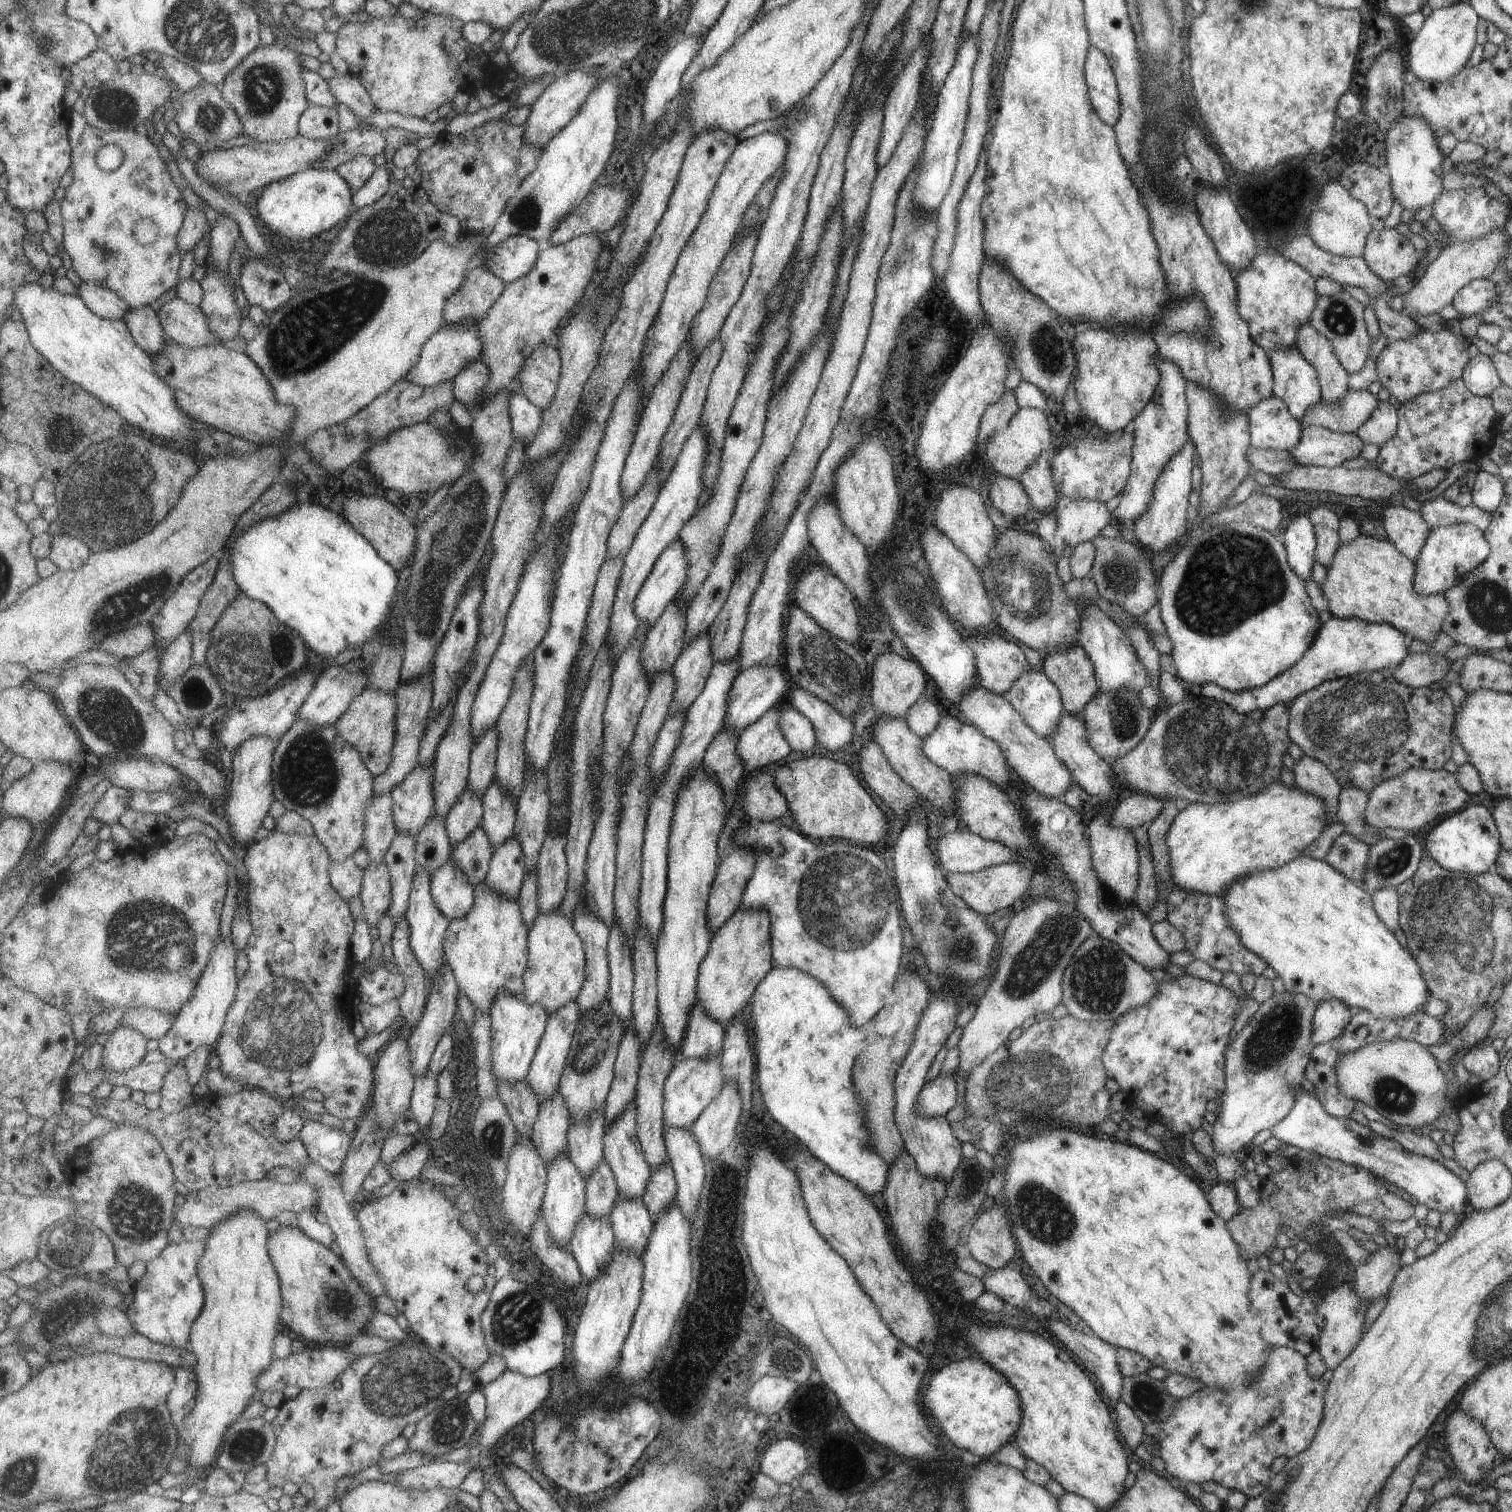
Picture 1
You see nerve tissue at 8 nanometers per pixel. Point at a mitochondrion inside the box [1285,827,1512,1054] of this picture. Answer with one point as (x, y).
(1464, 904)

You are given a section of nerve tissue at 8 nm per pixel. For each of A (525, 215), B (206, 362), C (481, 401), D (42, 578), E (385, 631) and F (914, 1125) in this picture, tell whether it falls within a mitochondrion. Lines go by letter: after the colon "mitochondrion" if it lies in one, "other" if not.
A: mitochondrion
B: other
C: other
D: other
E: other
F: other

